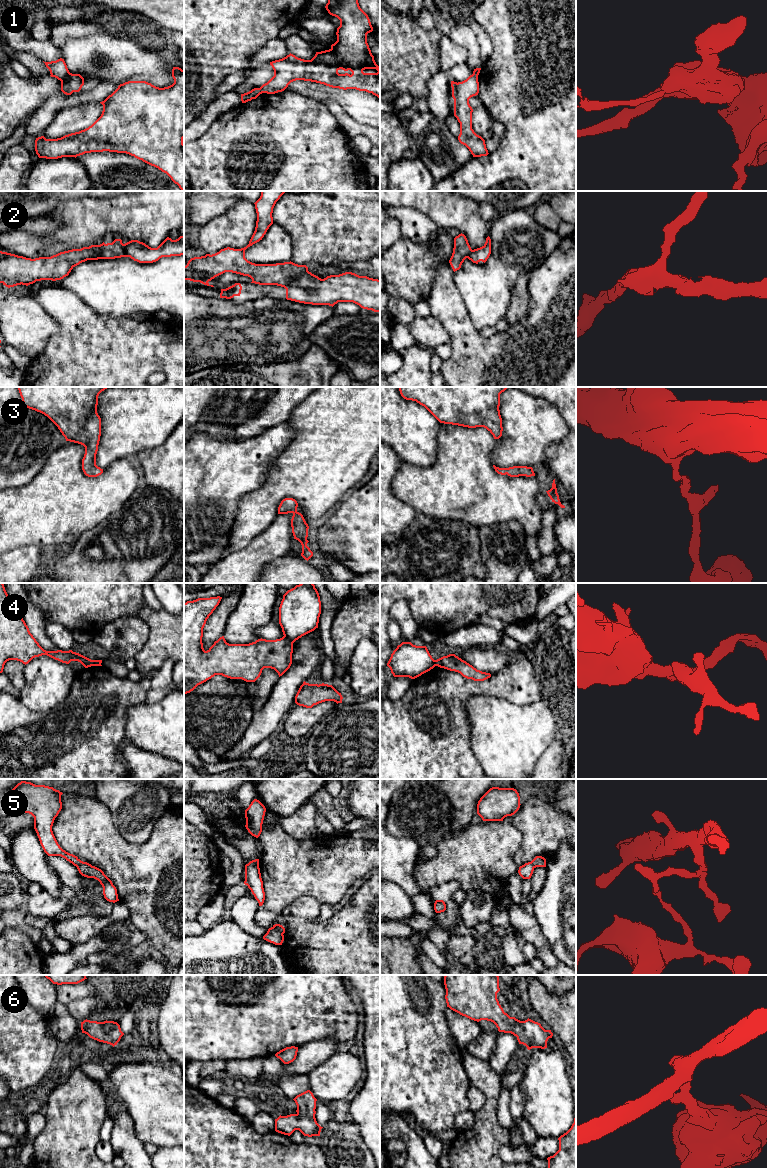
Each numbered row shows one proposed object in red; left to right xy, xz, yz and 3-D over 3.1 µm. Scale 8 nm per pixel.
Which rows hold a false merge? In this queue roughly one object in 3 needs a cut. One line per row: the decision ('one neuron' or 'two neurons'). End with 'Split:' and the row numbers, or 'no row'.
1: two neurons
2: one neuron
3: one neuron
4: two neurons
5: two neurons
6: one neuron
Split: 1, 4, 5

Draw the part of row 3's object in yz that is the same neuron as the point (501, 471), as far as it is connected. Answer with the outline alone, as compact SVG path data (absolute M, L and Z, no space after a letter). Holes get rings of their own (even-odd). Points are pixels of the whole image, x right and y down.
M493 465L495 471L498 474L501 475L508 475L510 477L519 477L519 476L526 476L526 477L531 477L535 476L535 473L533 471L532 467L527 467L527 466L513 466L509 468L499 468Z

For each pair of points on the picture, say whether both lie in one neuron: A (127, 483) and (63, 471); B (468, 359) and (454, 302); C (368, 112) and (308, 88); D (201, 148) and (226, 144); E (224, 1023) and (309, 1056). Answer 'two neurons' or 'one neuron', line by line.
A: one neuron
B: one neuron
C: one neuron
D: one neuron
E: two neurons

